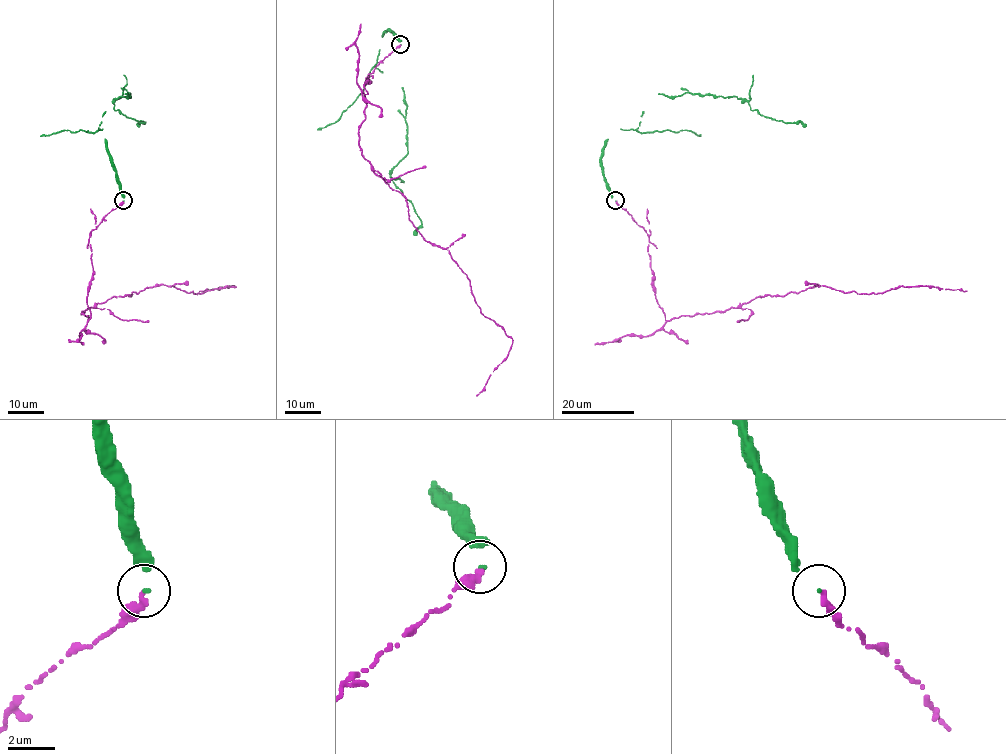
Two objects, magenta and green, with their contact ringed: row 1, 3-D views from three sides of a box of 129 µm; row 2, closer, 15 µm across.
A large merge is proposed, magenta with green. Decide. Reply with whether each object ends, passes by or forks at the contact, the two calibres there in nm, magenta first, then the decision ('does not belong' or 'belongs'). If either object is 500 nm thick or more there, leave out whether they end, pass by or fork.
magenta ends | green ends | 300/90 nm | does not belong

